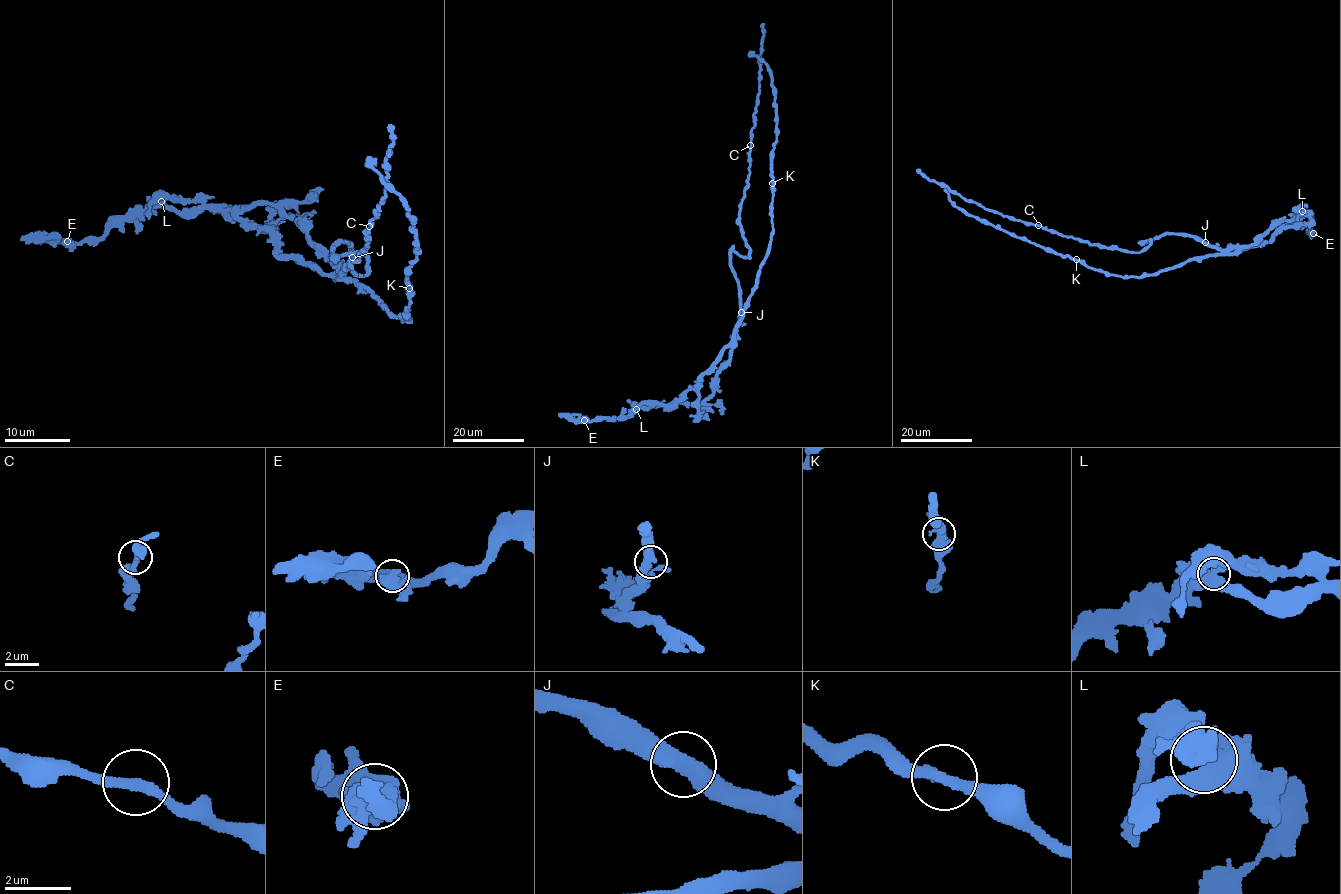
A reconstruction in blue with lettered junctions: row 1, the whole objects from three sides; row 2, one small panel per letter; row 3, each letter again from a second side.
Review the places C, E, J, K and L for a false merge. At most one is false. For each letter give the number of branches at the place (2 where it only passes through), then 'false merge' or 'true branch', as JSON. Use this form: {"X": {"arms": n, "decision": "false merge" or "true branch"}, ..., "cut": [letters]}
{"C": {"arms": 2, "decision": "true branch"}, "E": {"arms": 5, "decision": "true branch"}, "J": {"arms": 2, "decision": "true branch"}, "K": {"arms": 2, "decision": "true branch"}, "L": {"arms": 3, "decision": "false merge"}, "cut": ["L"]}

